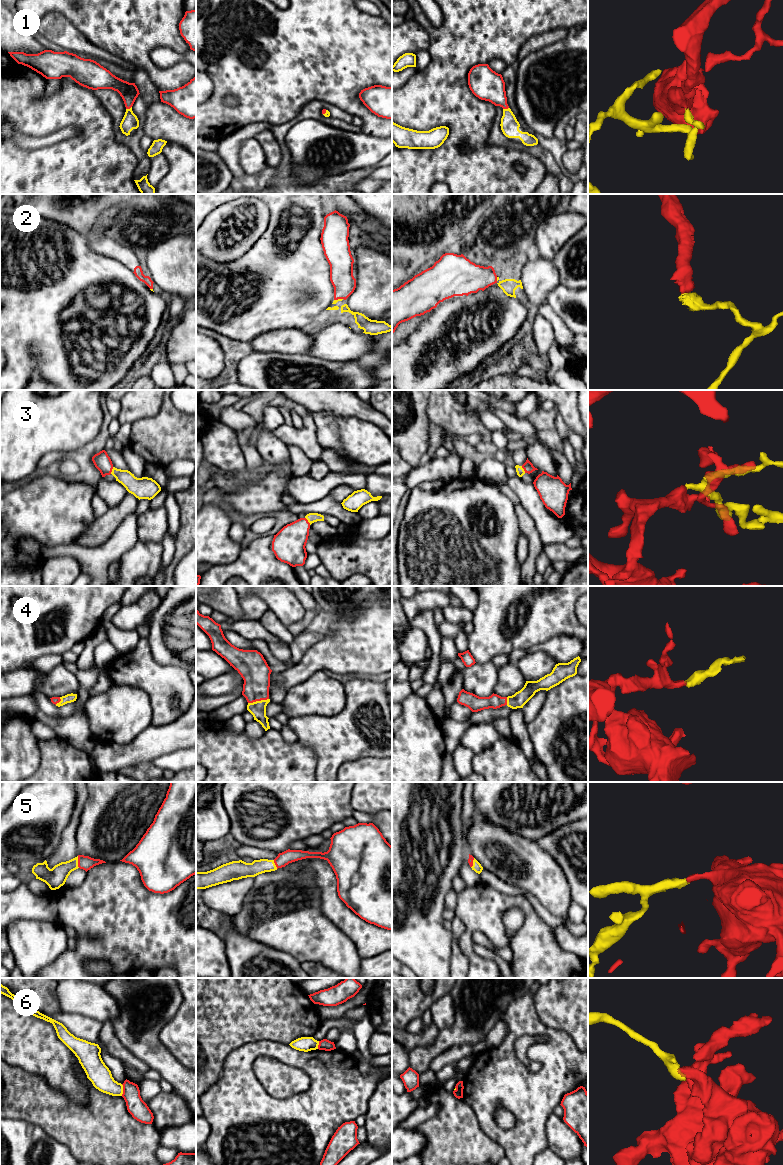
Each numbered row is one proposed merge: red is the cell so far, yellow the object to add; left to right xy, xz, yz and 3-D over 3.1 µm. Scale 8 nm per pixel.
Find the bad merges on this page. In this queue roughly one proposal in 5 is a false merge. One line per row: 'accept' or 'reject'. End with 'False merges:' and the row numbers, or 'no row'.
1: accept
2: accept
3: accept
4: accept
5: accept
6: reject
False merges: 6

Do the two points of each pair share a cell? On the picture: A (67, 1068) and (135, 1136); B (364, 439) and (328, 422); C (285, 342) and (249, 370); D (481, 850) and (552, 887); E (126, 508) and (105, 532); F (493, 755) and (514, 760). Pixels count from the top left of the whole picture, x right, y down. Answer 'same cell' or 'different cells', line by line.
A: different cells
B: same cell
C: same cell
D: same cell
E: same cell
F: same cell

